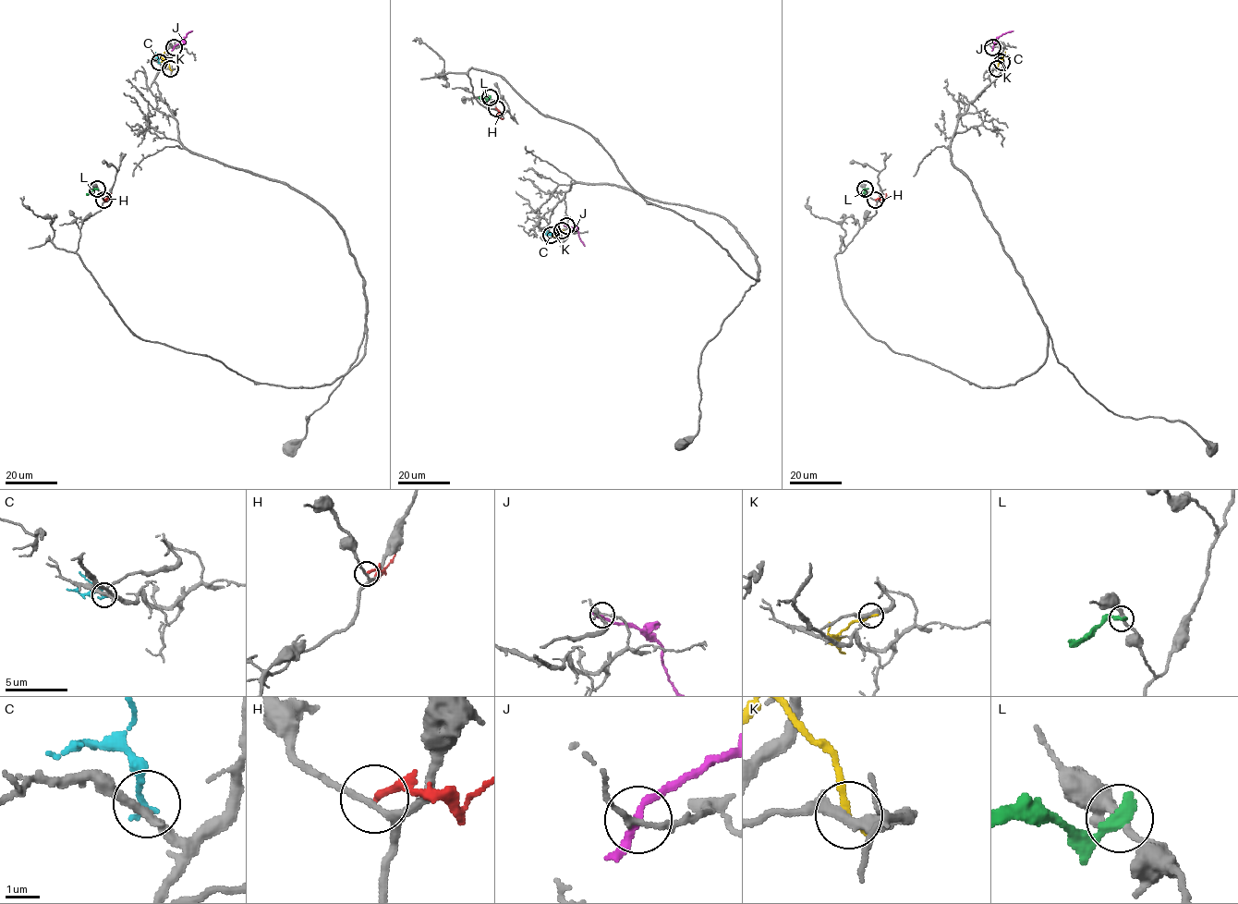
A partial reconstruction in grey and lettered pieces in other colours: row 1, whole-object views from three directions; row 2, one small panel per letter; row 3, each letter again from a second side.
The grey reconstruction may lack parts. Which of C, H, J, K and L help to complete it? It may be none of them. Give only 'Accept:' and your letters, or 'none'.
Accept: none

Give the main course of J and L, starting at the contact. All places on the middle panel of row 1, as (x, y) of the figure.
J: (566, 225), (578, 232), (584, 246)
L: (490, 98), (479, 98)

